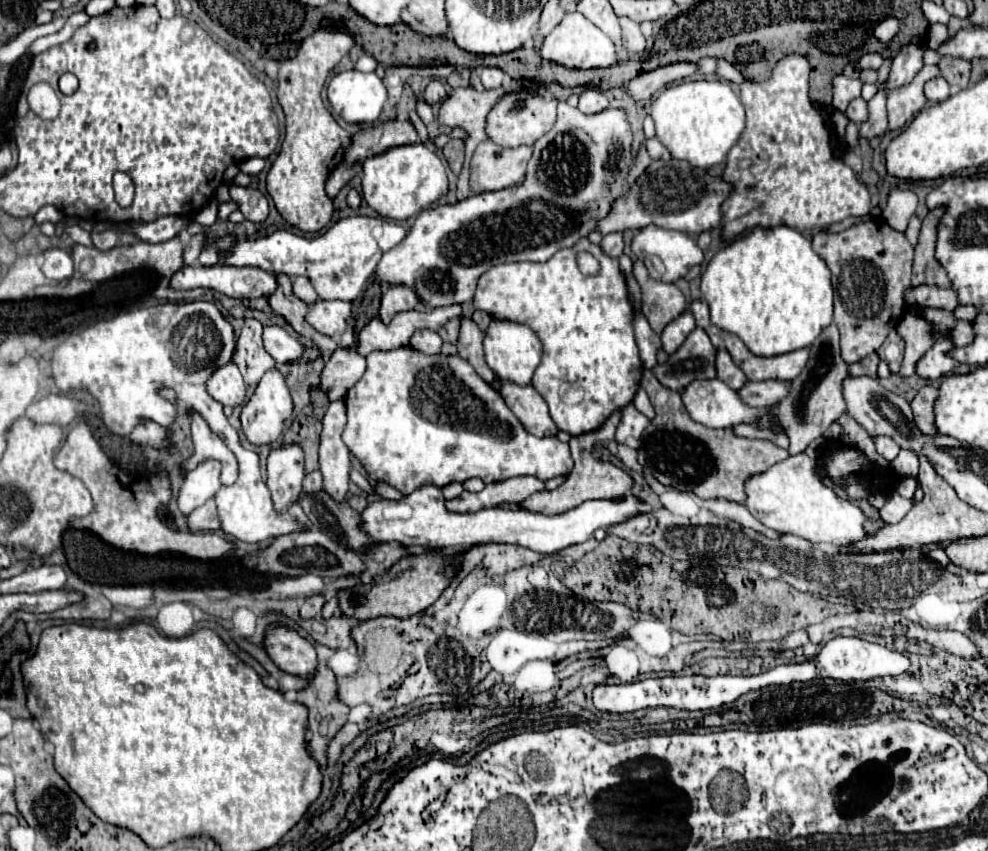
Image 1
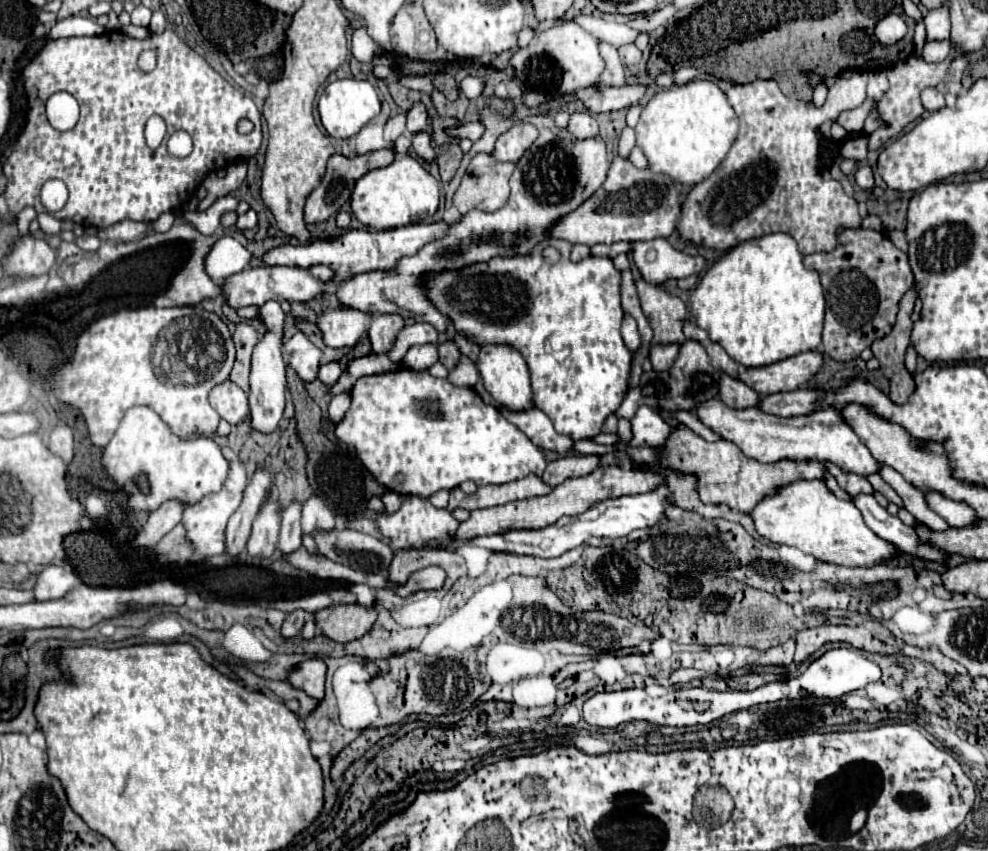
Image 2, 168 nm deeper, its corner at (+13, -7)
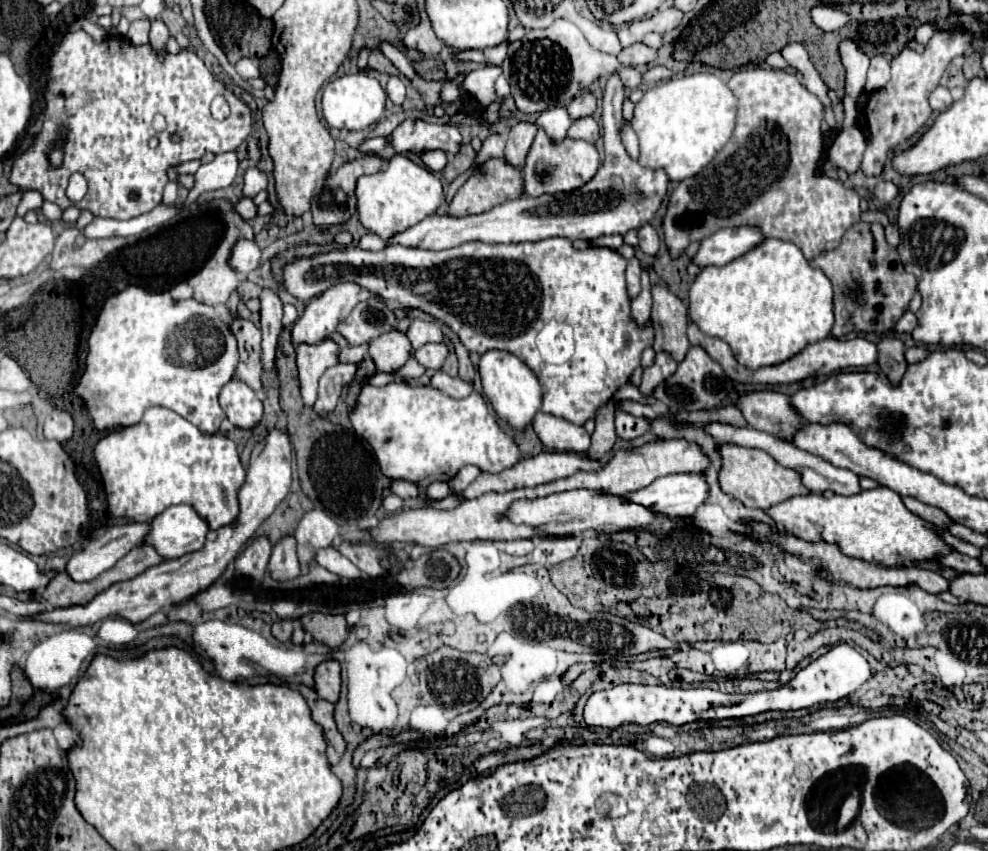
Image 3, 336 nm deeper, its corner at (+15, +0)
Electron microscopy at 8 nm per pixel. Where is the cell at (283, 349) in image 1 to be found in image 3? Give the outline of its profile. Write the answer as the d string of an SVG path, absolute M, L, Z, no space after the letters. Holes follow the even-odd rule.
M322 341L320 345L294 345L296 365L300 373L302 399L306 405L314 405L320 375L338 363L338 345L334 341Z

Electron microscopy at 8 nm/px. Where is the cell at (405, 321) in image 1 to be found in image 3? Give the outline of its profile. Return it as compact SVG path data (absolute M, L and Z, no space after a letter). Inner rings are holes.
M420 319L412 321L412 325L406 331L406 337L410 339L414 349L418 349L430 341L434 341L434 343L444 341L444 333L440 331L440 327L436 323L428 323L428 321L420 321Z

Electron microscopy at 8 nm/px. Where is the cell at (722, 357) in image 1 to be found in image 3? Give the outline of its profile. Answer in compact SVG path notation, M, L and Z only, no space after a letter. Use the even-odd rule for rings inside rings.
M748 391L740 393L736 407L742 411L748 425L758 431L790 441L802 419L792 409L788 395L776 391Z

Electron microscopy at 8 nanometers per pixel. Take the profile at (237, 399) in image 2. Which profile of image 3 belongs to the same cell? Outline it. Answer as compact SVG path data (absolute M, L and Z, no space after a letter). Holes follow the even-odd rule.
M232 377L220 391L220 407L224 409L226 417L240 429L252 429L260 423L262 417L262 401L260 397L244 385L244 381Z

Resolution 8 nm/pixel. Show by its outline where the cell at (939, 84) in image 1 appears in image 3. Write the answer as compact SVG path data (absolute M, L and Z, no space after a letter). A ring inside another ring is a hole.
M936 87L932 93L930 93L930 107L936 109L936 111L944 111L946 107L952 105L952 97L950 97L950 91L946 87Z

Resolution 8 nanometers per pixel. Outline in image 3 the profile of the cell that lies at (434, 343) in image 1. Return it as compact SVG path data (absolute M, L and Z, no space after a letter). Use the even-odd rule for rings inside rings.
M428 343L428 345L422 345L420 349L414 351L414 359L420 365L432 367L432 369L440 369L446 355L448 355L448 347L444 343Z

